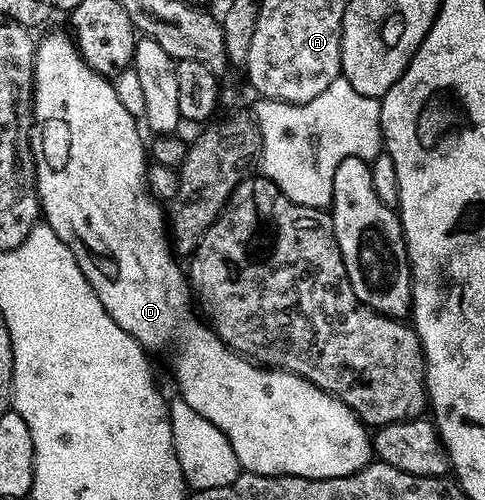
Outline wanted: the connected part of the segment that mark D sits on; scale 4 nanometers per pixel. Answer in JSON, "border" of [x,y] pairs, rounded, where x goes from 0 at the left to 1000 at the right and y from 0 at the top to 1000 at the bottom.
{"border":[[[134,62],[103,64],[95,74],[80,78],[74,88],[70,108],[70,266],[62,270],[62,282],[70,294],[70,330],[74,332],[74,364],[78,366],[78,398],[82,402],[82,424],[95,446],[107,460],[115,460],[115,476],[148,500],[173,556],[190,572],[198,596],[223,620],[231,644],[247,652],[282,688],[291,688],[295,698],[342,696],[361,680],[367,686],[367,706],[359,712],[359,752],[367,758],[365,790],[379,804],[404,820],[416,836],[437,844],[456,860],[468,882],[485,902],[487,916],[499,940],[544,948],[546,952],[616,952],[619,956],[643,956],[645,960],[666,960],[668,956],[701,956],[703,952],[724,952],[728,944],[740,944],[753,936],[767,920],[767,872],[759,862],[757,850],[746,846],[746,838],[732,828],[726,818],[709,804],[701,804],[682,784],[660,780],[643,764],[635,764],[627,754],[612,752],[600,744],[577,736],[544,736],[524,726],[522,720],[493,712],[466,686],[445,670],[431,646],[414,644],[408,648],[410,634],[392,626],[396,616],[396,578],[386,546],[367,526],[369,514],[363,510],[353,482],[346,478],[346,432],[309,382],[305,366],[305,296],[293,290],[293,272],[285,266],[287,242],[239,196],[239,180],[233,166],[221,154],[198,148],[173,124],[173,116],[161,104],[161,92]]]}

